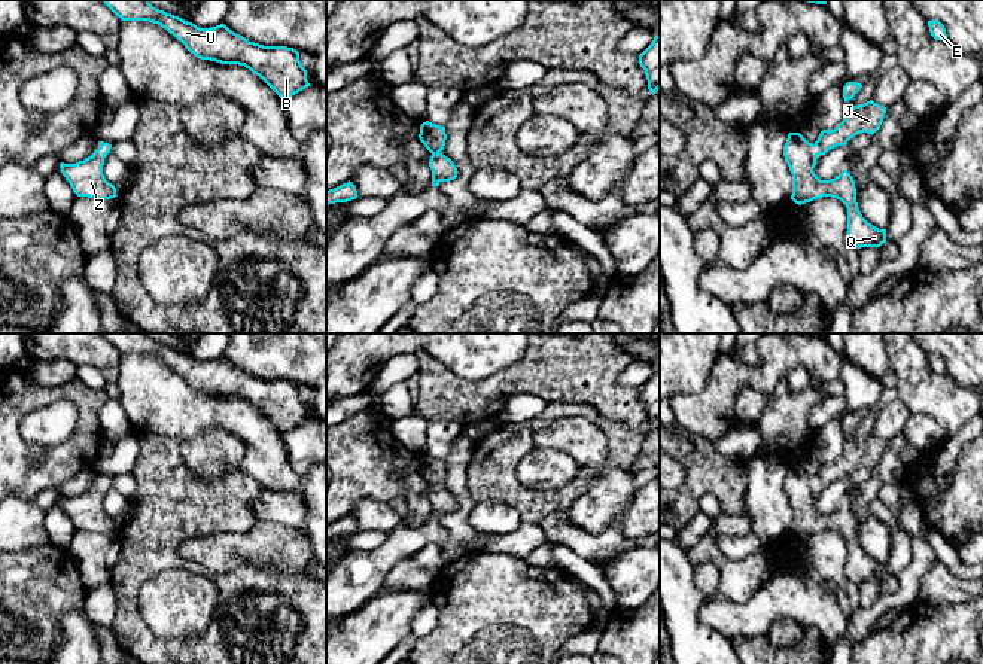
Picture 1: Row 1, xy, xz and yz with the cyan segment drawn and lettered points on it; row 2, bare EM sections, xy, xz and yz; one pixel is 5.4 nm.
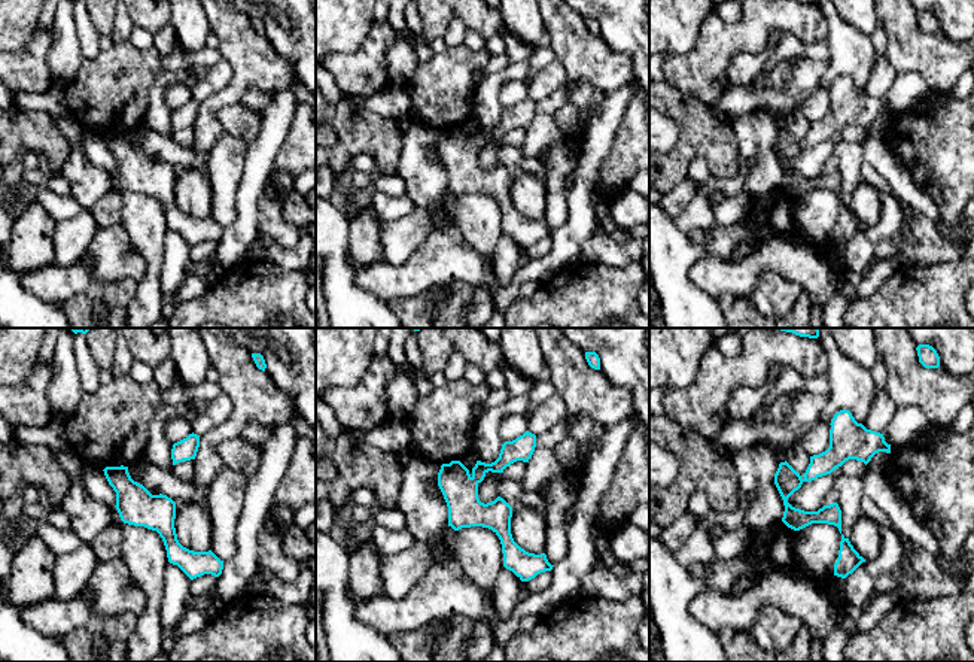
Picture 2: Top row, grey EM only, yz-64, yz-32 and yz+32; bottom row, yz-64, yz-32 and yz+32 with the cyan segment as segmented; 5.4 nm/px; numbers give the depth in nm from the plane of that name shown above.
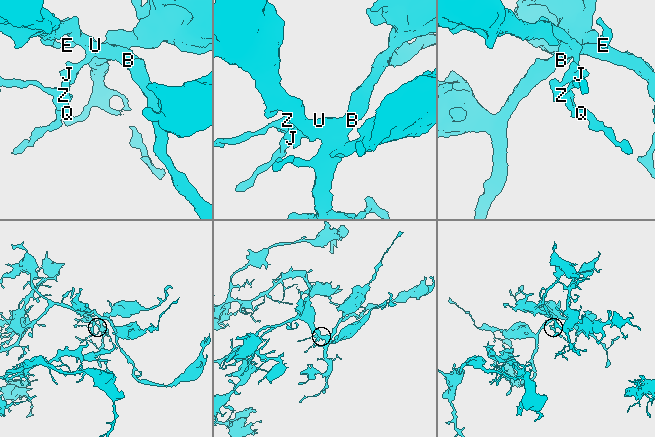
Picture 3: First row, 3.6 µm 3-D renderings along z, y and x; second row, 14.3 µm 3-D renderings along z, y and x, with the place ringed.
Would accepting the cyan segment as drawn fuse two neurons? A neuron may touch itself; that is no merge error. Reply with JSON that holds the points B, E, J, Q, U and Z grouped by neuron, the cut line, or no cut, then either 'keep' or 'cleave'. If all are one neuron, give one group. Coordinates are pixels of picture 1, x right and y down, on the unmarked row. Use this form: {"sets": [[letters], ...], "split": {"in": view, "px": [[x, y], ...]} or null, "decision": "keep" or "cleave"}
{"sets": [["B", "E", "J", "Q", "U", "Z"]], "split": null, "decision": "keep"}

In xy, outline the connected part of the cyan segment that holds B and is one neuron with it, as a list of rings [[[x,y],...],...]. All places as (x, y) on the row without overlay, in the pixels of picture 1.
[[[101,333],[121,354],[149,354],[173,368],[197,392],[238,398],[259,409],[281,433],[311,420],[299,386],[249,375],[225,357],[200,362],[153,341],[149,333]]]

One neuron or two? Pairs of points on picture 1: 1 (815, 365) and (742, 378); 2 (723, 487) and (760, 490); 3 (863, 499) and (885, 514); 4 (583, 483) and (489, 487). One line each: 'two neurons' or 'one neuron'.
1: one neuron
2: two neurons
3: two neurons
4: one neuron

